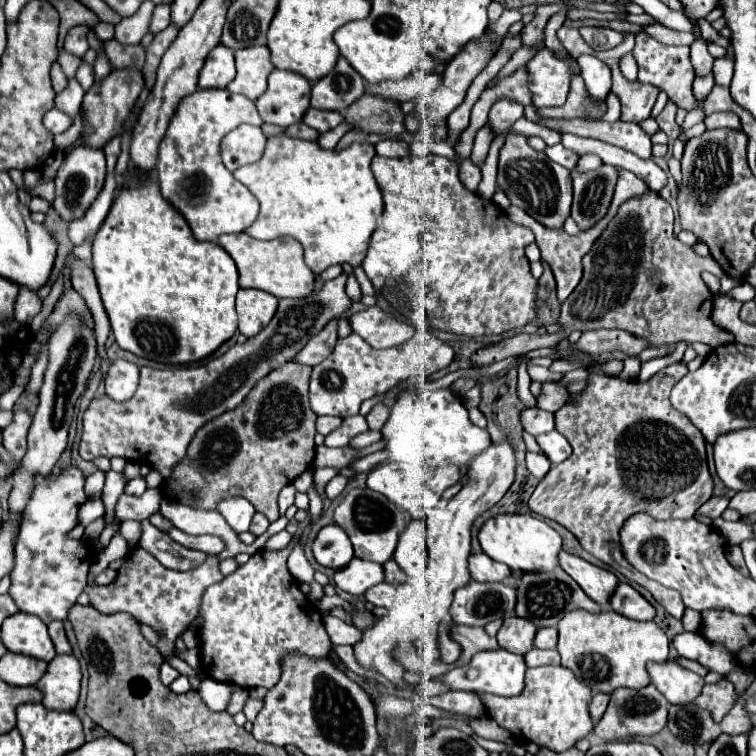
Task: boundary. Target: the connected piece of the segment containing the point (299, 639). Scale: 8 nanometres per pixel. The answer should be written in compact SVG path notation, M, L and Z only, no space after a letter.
M292 537L290 545L280 551L258 551L248 563L240 565L234 573L224 577L220 583L210 585L204 591L200 615L204 617L204 625L198 631L202 641L202 671L224 683L236 683L240 687L274 687L280 679L280 657L288 651L300 651L310 657L326 657L330 651L330 637L322 625L322 613L318 619L318 609L314 603L298 589L300 583L288 571L288 555L296 547L300 539Z

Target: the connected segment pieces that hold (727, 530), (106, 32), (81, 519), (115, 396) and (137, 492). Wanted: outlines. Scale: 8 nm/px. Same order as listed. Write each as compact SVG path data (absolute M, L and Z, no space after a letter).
M714 521L714 529L728 541L728 543L742 543L744 539L754 537L752 529L748 525L744 525L742 521L730 523L730 521Z
M100 21L100 23L94 27L94 31L96 31L98 39L102 41L102 47L104 47L104 41L108 41L108 39L114 37L114 25L112 25L112 23L102 23L102 21Z
M92 499L92 501L86 501L80 505L78 509L78 525L88 525L92 521L96 521L98 517L104 515L104 505L100 499Z
M122 359L114 361L104 379L106 395L118 403L130 399L138 387L138 371L140 371L138 365L130 361L122 361Z
M136 477L136 479L132 479L132 481L126 485L126 495L140 497L144 491L146 491L146 481L144 481L144 477Z

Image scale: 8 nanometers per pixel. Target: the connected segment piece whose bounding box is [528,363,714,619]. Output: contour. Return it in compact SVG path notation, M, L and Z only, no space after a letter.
M672 363L672 365L664 367L662 371L658 371L656 375L652 375L648 381L618 379L618 377L608 377L608 375L592 373L592 375L588 377L588 385L586 385L586 389L584 389L582 393L570 395L570 399L566 401L566 405L560 407L560 409L554 413L554 419L556 419L556 431L560 431L560 433L568 439L568 443L572 445L572 455L570 455L564 463L554 465L554 467L546 473L546 477L538 483L538 487L534 489L534 493L532 493L530 501L528 501L528 507L530 507L534 513L538 513L538 515L542 515L542 517L546 517L546 519L552 519L552 521L564 525L568 531L572 531L572 533L580 539L580 545L582 545L590 555L598 557L600 561L604 561L604 563L610 565L612 569L620 571L628 581L646 587L646 589L654 595L654 599L656 599L660 605L664 605L666 611L668 611L670 615L674 615L674 617L678 617L678 619L680 619L682 613L684 613L684 603L682 603L680 593L678 593L676 589L668 589L668 587L664 587L664 585L660 585L660 583L656 583L656 581L652 581L652 579L648 579L646 575L638 573L638 571L626 561L626 555L624 555L624 551L622 551L620 535L618 535L618 533L620 533L622 523L624 523L630 515L640 513L640 511L650 513L652 517L660 517L660 519L690 519L690 517L696 513L696 509L698 509L702 503L706 503L706 501L712 497L712 493L714 493L714 481L712 481L712 475L710 475L710 471L708 471L708 459L706 459L706 441L704 441L702 433L692 425L692 421L690 421L684 413L676 411L676 409L670 405L670 399L668 399L672 385L674 385L678 379L682 379L686 373L688 373L688 367L686 367L684 363Z

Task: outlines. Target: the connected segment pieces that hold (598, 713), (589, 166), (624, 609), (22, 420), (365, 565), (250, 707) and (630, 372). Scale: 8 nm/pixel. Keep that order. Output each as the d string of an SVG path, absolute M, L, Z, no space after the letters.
M604 693L594 695L594 699L592 699L592 703L590 703L590 717L592 717L594 723L598 723L600 717L604 715L604 711L606 711L606 707L608 707L608 701L610 701L610 695L604 695Z
M588 155L588 157L580 157L580 161L578 161L578 165L576 165L576 171L586 173L586 171L594 171L594 169L598 169L598 167L602 167L600 157Z
M620 583L616 587L616 591L610 599L610 607L616 613L622 613L624 617L636 619L636 621L652 621L656 617L654 605L628 583Z
M18 411L14 413L14 421L2 431L4 447L16 461L20 461L26 453L26 433L30 429L30 423L32 423L32 417L26 411Z
M354 557L344 569L336 571L334 575L336 587L340 587L350 595L362 595L366 589L382 581L384 581L382 565L376 565L372 561L364 561L358 557Z
M248 697L248 699L246 699L244 715L246 715L246 719L248 719L248 721L254 721L260 709L262 709L262 701L256 701L256 699L252 699L252 697Z
M636 356L628 357L624 361L624 371L618 377L637 377L640 372L640 360Z

